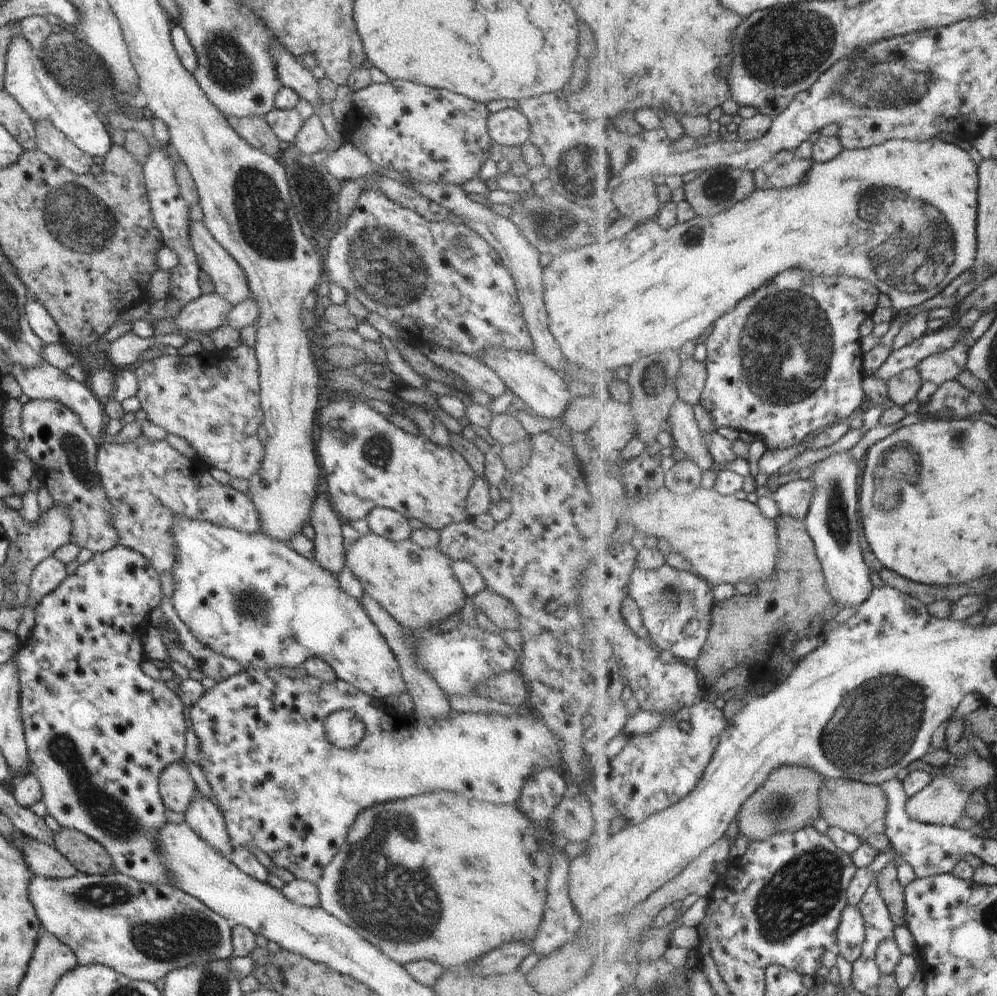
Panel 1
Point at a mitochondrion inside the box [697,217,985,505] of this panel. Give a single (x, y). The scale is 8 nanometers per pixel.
(786, 348)

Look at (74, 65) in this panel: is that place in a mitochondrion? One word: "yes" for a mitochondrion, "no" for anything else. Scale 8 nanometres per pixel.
yes

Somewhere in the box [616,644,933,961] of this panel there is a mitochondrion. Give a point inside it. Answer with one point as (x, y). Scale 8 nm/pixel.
(874, 727)

